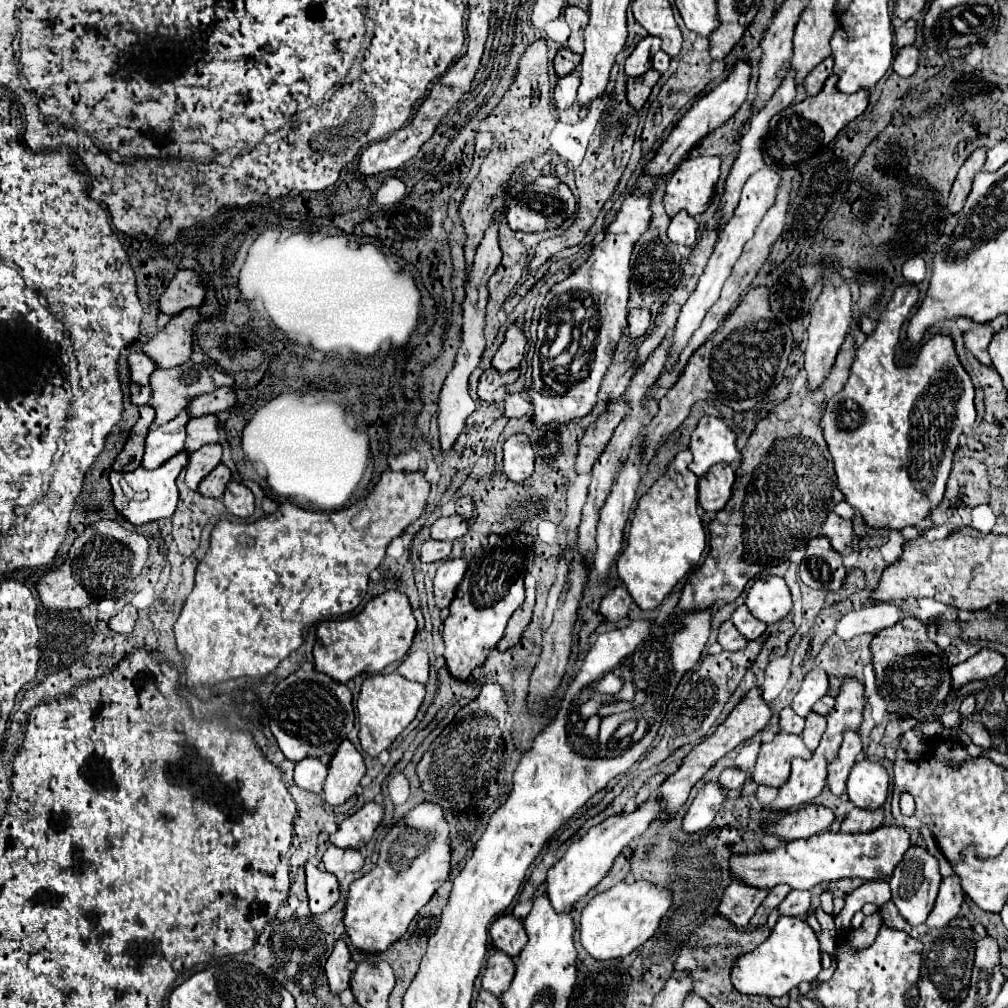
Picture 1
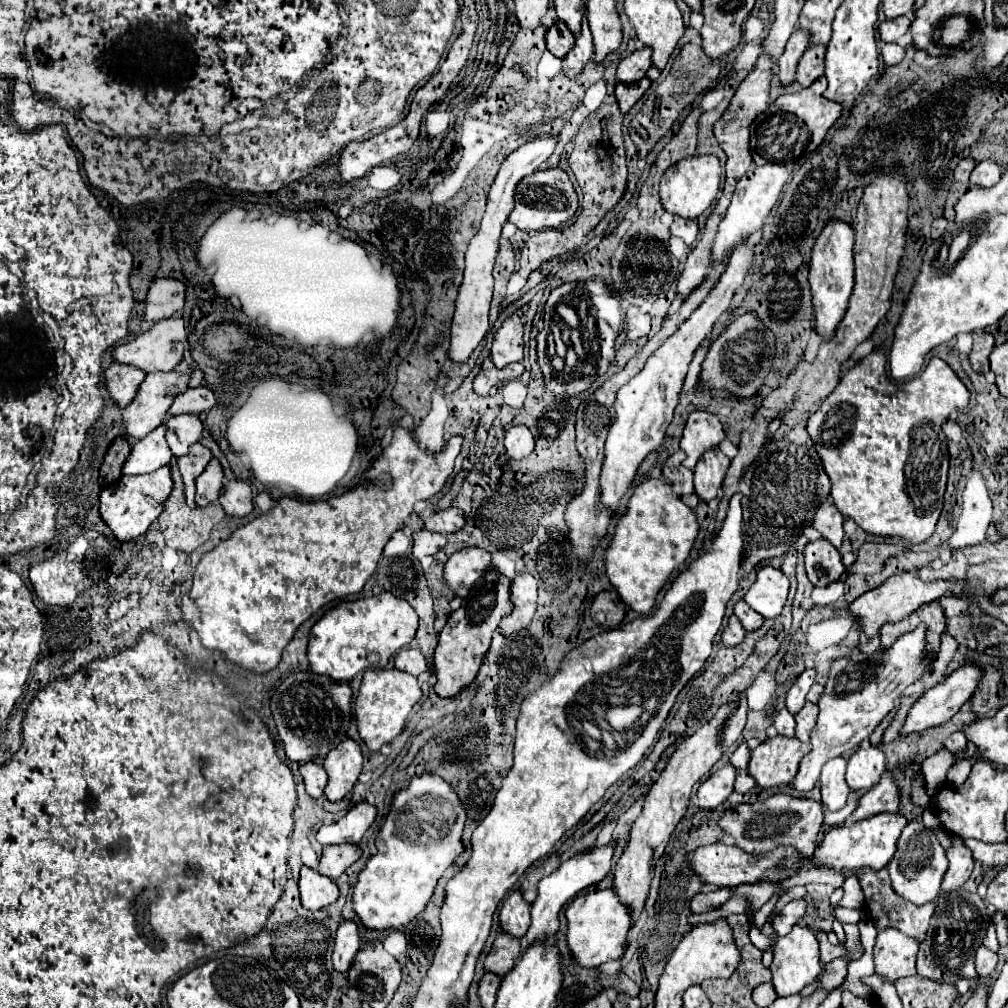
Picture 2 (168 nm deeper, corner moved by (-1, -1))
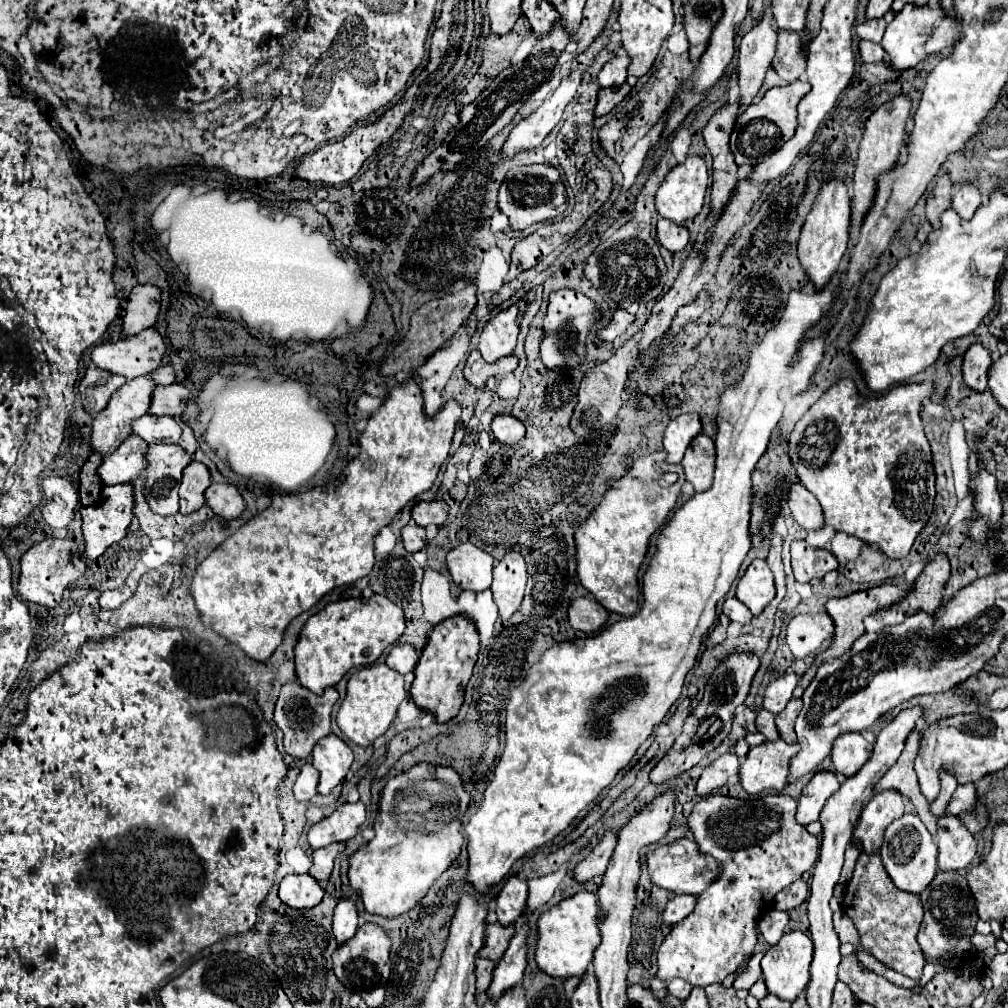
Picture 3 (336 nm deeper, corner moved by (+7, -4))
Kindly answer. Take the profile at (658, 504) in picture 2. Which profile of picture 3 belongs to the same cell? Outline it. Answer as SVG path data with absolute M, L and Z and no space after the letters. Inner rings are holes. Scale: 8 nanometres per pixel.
M648 454L634 460L632 468L602 498L598 508L576 530L578 578L594 598L610 612L632 616L638 610L640 586L638 572L646 558L650 538L668 524L668 516L676 506L684 484L682 466L666 462L666 454ZM662 474L678 474L674 484L662 480Z

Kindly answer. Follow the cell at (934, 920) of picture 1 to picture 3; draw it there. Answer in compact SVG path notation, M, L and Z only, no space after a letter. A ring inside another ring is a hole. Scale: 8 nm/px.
M956 816L938 820L938 868L942 872L956 872L968 868L976 856L974 836L960 824Z

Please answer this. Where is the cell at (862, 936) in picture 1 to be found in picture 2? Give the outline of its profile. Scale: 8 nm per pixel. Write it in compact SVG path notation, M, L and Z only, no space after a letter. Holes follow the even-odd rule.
M830 961L830 963L826 963L824 965L824 971L822 971L822 977L818 979L818 987L816 987L816 991L820 991L820 989L824 989L824 991L834 991L836 987L840 987L842 985L842 981L844 981L844 977L846 977L846 967L844 967L844 961Z

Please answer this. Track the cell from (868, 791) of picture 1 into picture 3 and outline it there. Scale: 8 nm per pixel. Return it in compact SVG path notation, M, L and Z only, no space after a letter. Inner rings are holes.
M862 734L840 736L832 748L832 762L840 776L854 776L872 758L872 744L862 738Z

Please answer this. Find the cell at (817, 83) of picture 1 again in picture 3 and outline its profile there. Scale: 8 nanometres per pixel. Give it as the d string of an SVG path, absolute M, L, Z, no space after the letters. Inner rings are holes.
M778 30L778 50L776 62L772 64L776 74L786 82L796 82L806 72L808 52L798 32L780 32Z

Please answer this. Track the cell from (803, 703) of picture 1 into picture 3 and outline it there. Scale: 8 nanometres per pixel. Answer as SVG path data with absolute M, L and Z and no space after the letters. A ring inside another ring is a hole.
M788 672L780 678L776 678L774 682L770 682L770 686L764 692L764 710L772 712L772 714L780 714L786 704L792 698L794 688L798 686L798 674Z

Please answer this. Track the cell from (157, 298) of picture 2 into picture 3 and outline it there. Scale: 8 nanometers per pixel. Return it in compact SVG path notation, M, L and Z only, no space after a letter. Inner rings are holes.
M138 284L128 298L128 310L122 318L122 334L132 336L146 328L152 328L160 316L162 290L154 284Z

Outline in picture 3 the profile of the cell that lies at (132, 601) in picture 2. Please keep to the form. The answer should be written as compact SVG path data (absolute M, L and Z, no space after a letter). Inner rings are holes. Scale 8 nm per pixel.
M122 586L122 588L116 588L116 590L106 590L106 592L100 596L98 602L100 602L100 606L102 606L104 610L114 610L114 608L122 606L130 596L132 596L130 588L128 588L128 586Z

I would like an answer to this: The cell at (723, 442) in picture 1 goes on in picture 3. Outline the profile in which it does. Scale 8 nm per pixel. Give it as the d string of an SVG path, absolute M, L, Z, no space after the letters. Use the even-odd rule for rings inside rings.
M682 414L674 418L664 432L664 450L668 452L668 464L680 464L690 442L702 432L698 414Z

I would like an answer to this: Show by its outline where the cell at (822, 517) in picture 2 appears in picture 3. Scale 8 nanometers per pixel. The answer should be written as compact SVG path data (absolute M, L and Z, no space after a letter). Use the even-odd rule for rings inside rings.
M796 482L792 486L790 498L788 498L788 506L790 506L790 512L792 512L794 520L806 532L824 528L824 512L822 512L820 502L816 502L816 498L800 482Z

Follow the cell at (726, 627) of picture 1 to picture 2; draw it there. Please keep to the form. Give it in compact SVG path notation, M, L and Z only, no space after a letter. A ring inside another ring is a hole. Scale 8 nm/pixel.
M732 615L730 621L728 621L728 625L726 625L726 629L722 631L722 643L726 647L734 647L734 645L738 645L744 639L744 633L746 631L744 631L742 623L736 619L736 615Z

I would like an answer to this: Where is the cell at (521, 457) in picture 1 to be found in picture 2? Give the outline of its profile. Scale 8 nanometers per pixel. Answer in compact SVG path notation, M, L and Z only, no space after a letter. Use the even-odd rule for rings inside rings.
M512 425L506 429L504 445L512 459L524 459L534 449L534 437L526 425Z

